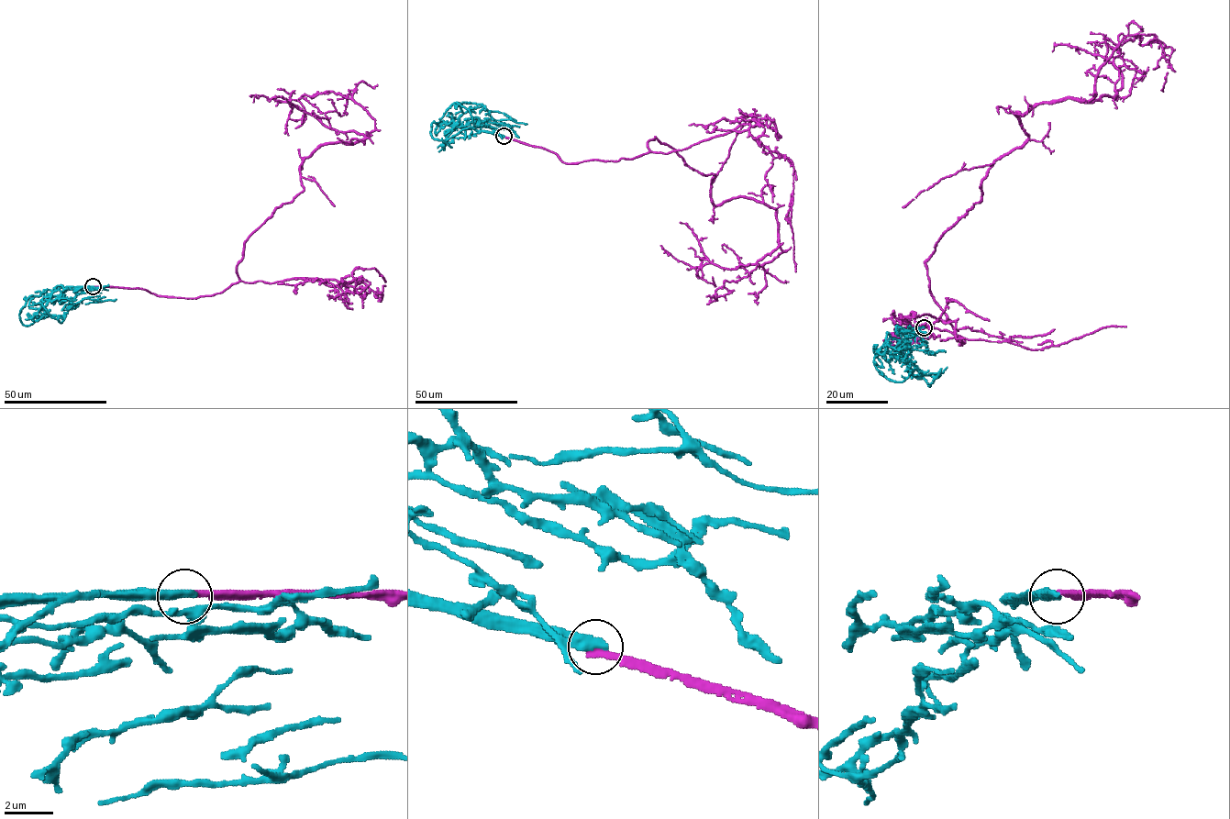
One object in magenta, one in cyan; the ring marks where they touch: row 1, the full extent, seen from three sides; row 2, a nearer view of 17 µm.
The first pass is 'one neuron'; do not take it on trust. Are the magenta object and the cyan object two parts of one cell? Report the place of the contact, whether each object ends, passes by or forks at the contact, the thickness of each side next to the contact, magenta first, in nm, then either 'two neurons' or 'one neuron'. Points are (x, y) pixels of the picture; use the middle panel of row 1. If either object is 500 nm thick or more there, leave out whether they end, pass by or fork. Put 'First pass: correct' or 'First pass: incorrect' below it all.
(504, 136) | magenta ends | cyan ends | 280/400 nm | two neurons
First pass: incorrect

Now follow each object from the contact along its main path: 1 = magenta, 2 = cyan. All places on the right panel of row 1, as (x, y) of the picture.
1: (924, 326), (965, 341), (925, 261), (1028, 138), (1016, 112), (1089, 102), (1135, 36), (1170, 47), (1163, 92)
2: (924, 327), (913, 329), (905, 339), (888, 333), (879, 353), (888, 345), (900, 349), (906, 346)

